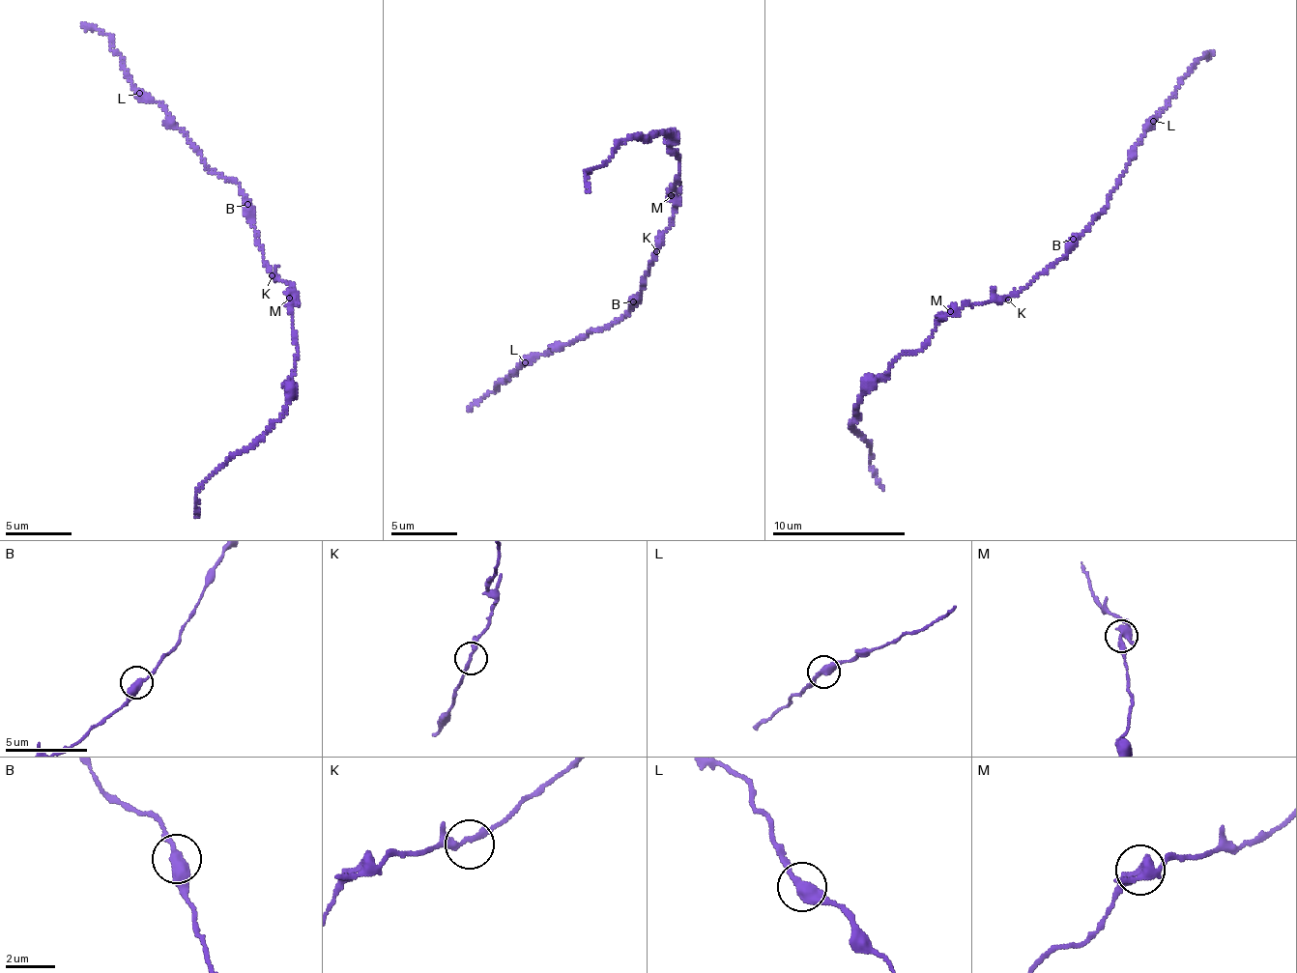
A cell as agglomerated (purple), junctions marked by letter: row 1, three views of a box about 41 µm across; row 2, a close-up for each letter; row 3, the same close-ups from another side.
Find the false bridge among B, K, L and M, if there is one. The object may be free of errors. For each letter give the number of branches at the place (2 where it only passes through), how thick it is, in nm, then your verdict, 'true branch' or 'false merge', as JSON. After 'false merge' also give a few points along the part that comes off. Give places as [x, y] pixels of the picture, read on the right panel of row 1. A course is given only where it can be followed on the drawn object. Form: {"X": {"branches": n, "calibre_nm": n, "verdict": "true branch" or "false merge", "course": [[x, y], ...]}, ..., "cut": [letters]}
{"B": {"branches": 2, "calibre_nm": 400, "verdict": "true branch"}, "K": {"branches": 2, "calibre_nm": 220, "verdict": "true branch"}, "L": {"branches": 2, "calibre_nm": 400, "verdict": "true branch"}, "M": {"branches": 3, "calibre_nm": 360, "verdict": "false merge", "course": [[949, 310], [919, 351], [906, 351], [858, 405], [852, 429], [871, 448], [870, 464], [883, 490]]}, "cut": ["M"]}

